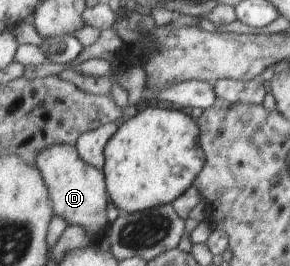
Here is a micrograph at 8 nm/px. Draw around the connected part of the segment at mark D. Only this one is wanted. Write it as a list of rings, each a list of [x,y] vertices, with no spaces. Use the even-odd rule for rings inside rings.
[[[50,146],[38,154],[36,162],[49,187],[49,194],[55,215],[62,217],[69,226],[84,228],[90,238],[98,241],[110,230],[110,222],[106,218],[106,204],[109,191],[106,185],[106,176],[103,170],[91,166],[81,158],[77,146]]]

